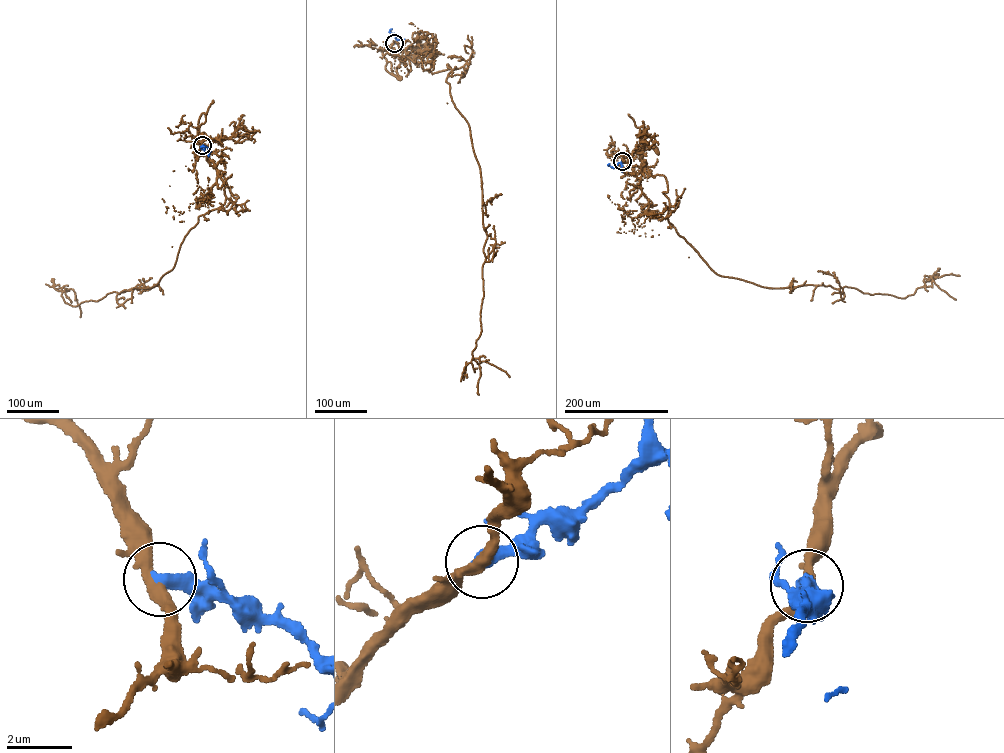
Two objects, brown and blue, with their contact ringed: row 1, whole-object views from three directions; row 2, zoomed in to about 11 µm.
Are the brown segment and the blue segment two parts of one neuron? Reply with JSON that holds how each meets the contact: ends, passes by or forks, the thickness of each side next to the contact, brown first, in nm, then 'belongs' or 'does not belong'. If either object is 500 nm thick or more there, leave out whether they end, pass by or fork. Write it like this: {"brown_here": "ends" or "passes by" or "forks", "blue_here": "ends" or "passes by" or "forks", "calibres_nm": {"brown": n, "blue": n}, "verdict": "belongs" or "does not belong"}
{"brown_here": "passes by", "blue_here": "ends", "calibres_nm": {"brown": 360, "blue": 400}, "verdict": "does not belong"}

